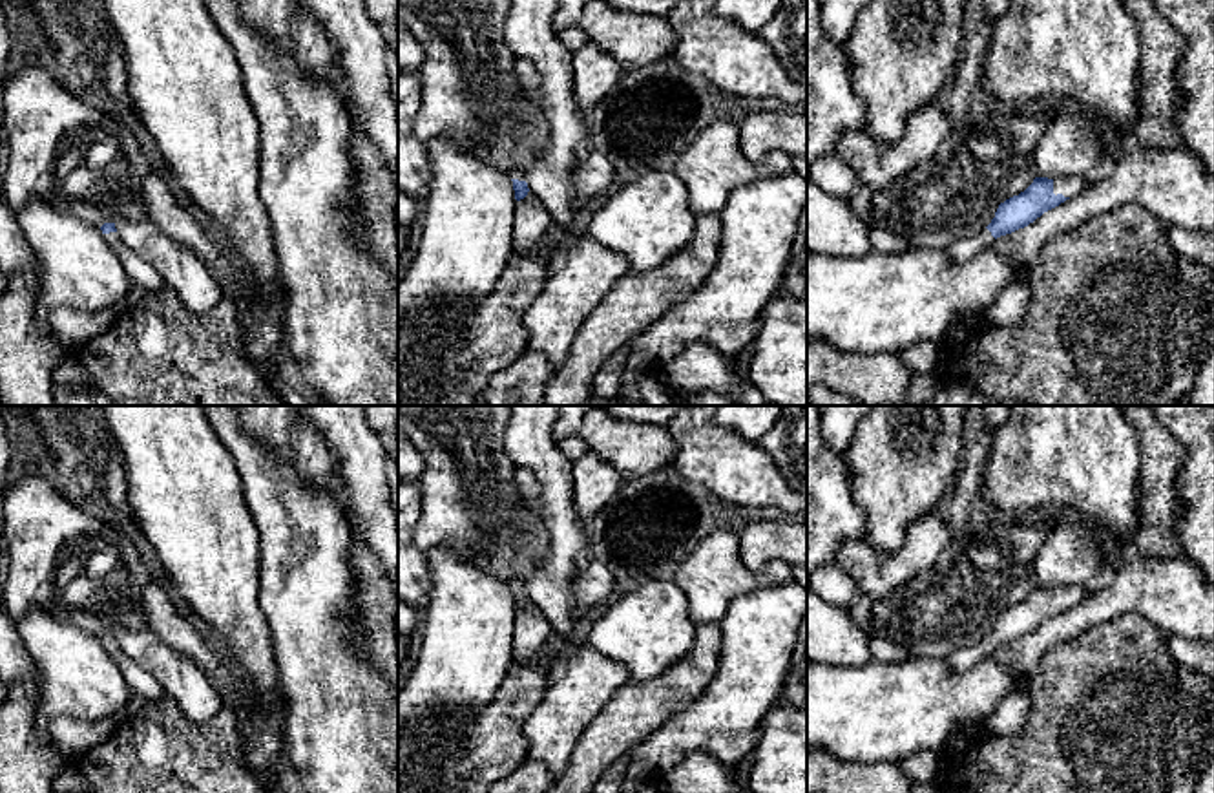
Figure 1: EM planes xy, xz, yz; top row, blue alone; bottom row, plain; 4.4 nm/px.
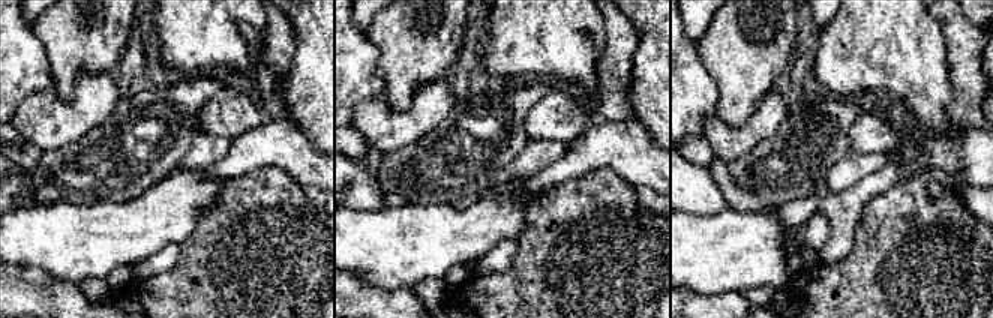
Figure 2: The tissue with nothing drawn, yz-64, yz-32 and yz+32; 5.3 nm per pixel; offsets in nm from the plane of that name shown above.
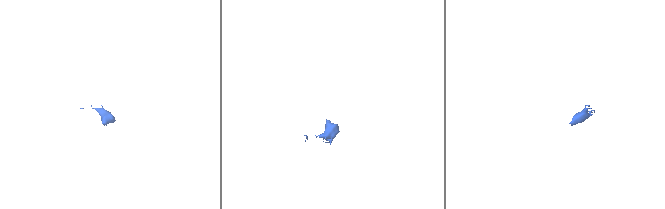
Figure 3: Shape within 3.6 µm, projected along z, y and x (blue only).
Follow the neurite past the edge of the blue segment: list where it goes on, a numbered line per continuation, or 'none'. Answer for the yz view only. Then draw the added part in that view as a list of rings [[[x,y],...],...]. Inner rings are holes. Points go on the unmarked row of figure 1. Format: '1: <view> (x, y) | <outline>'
1: yz (1070, 594) | [[[1064,585],[1053,588],[1053,603],[1062,603],[1064,607],[1073,607],[1088,596],[1088,588],[1083,585]]]
2: yz (964, 658) | [[[984,638],[980,643],[973,647],[958,649],[957,652],[946,658],[946,663],[953,672],[960,674],[993,652],[995,647],[988,638]]]

